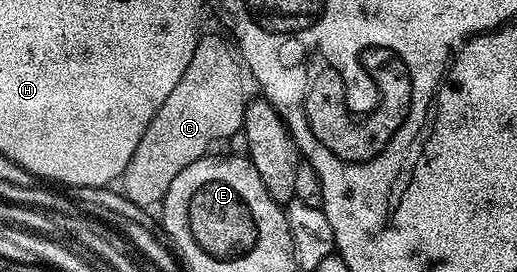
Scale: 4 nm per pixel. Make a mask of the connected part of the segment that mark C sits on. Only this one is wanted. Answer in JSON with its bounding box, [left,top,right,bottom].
[121,32,249,211]

